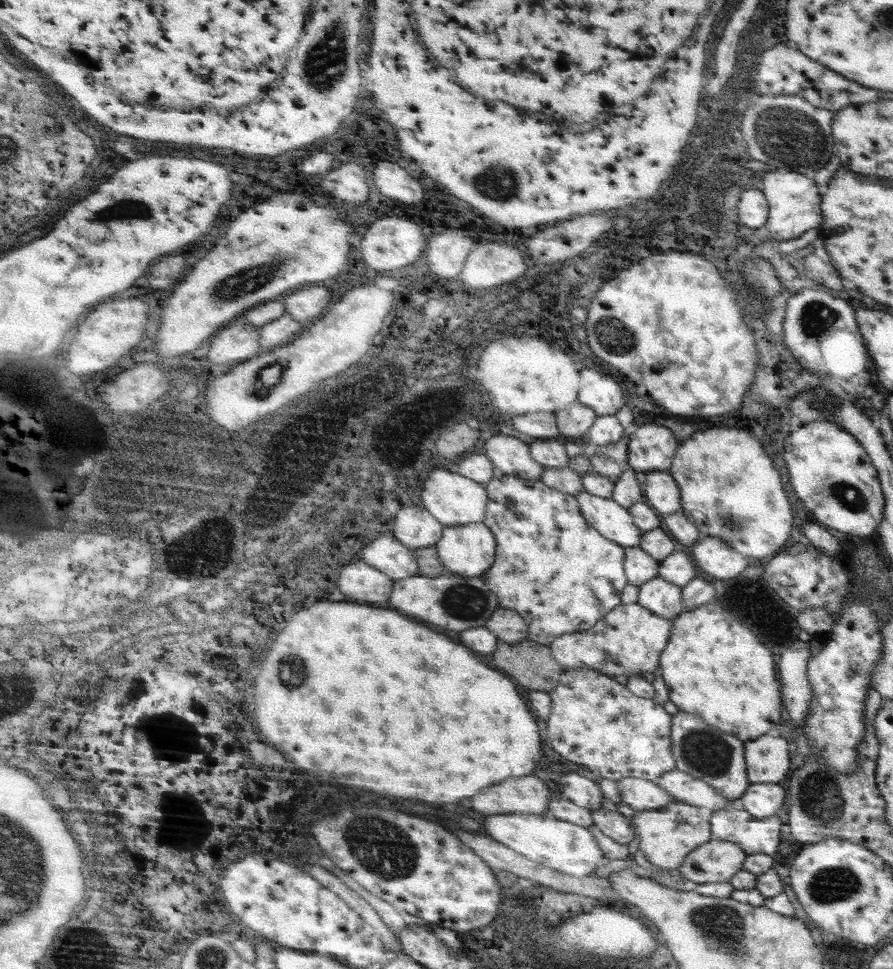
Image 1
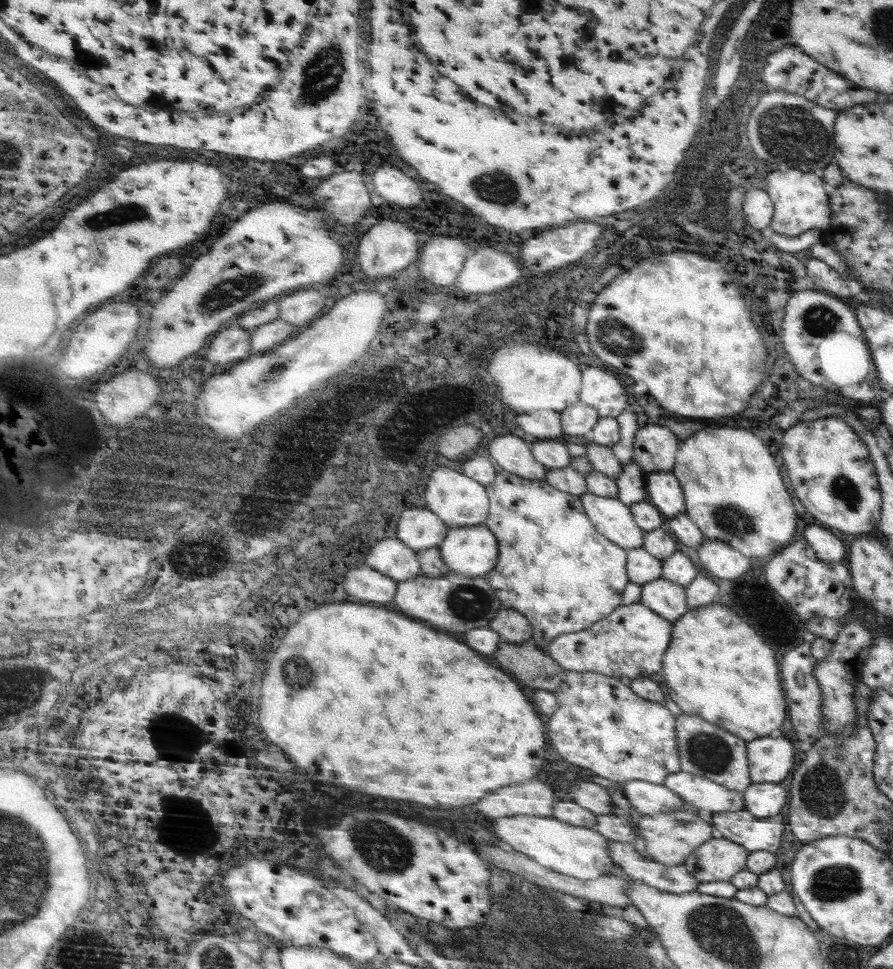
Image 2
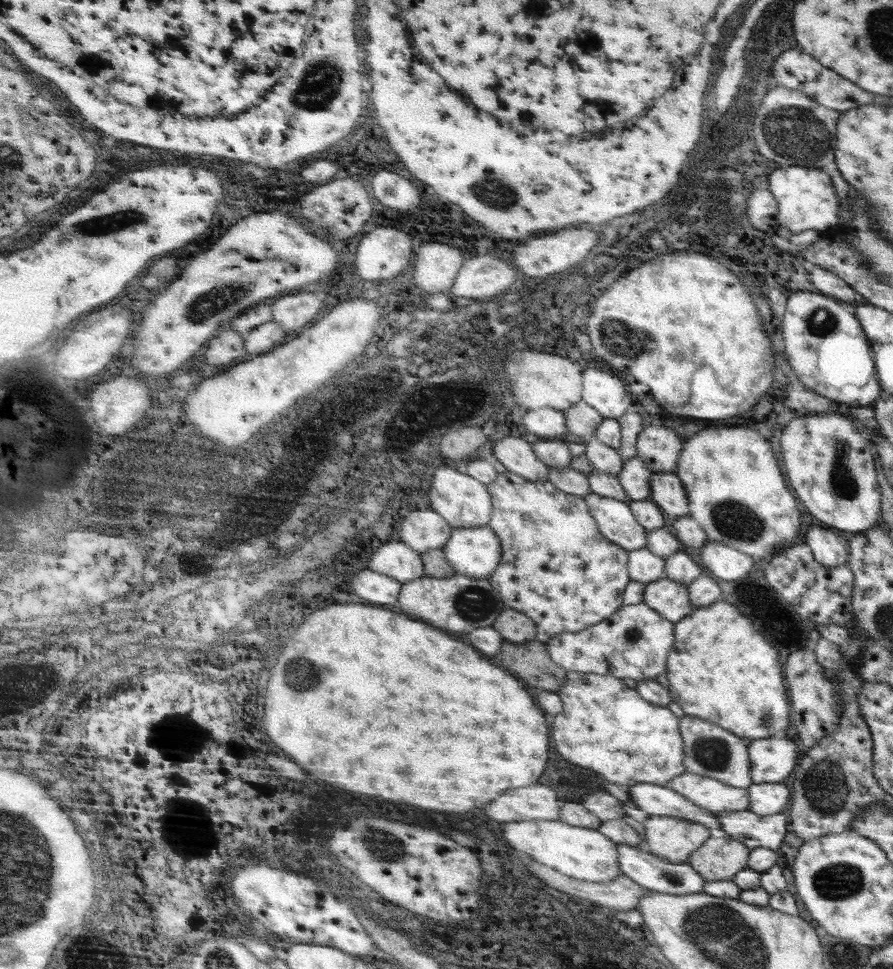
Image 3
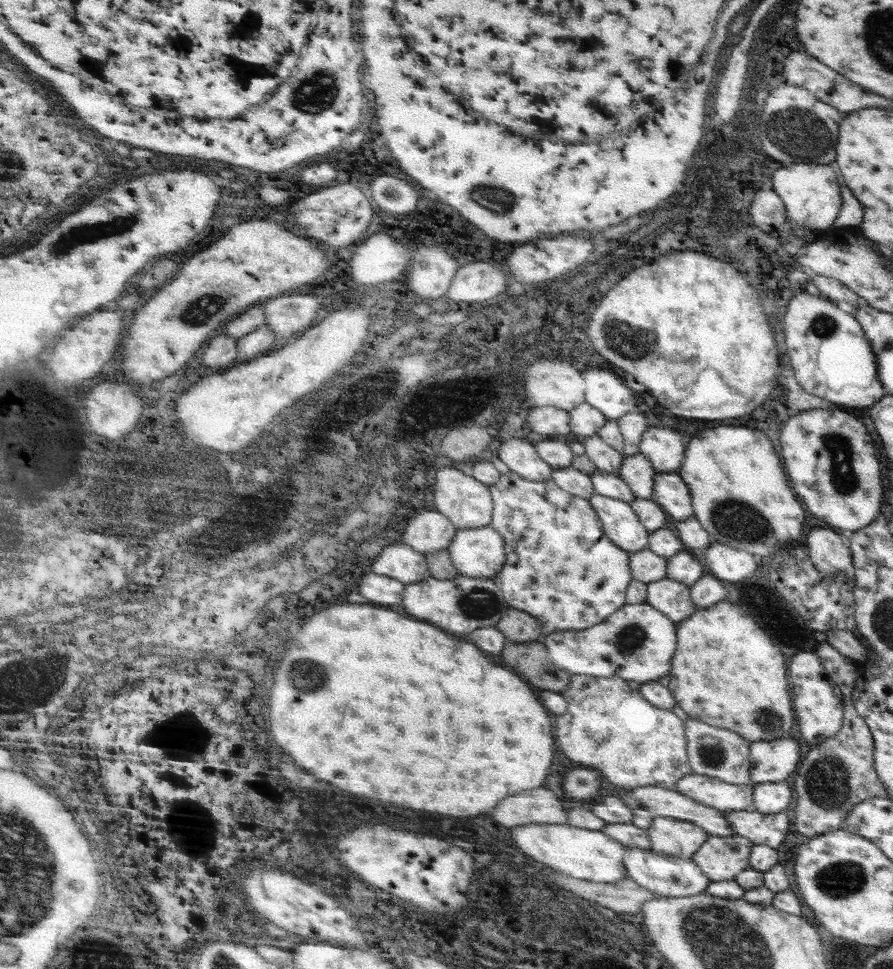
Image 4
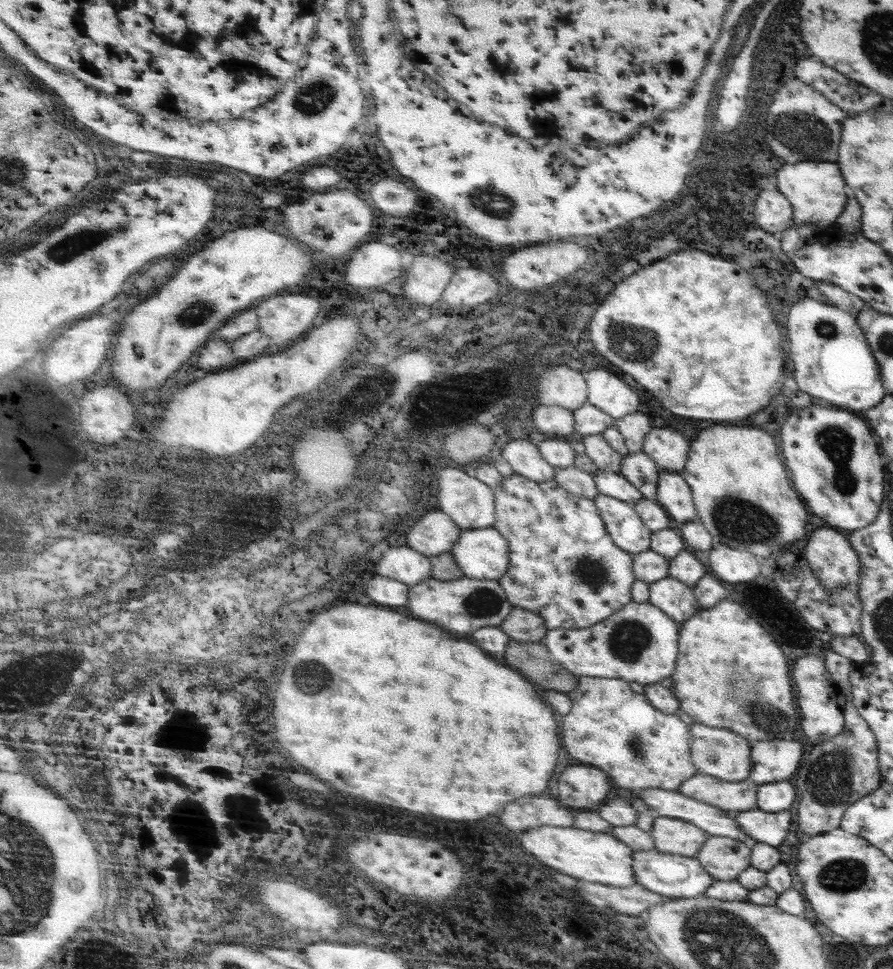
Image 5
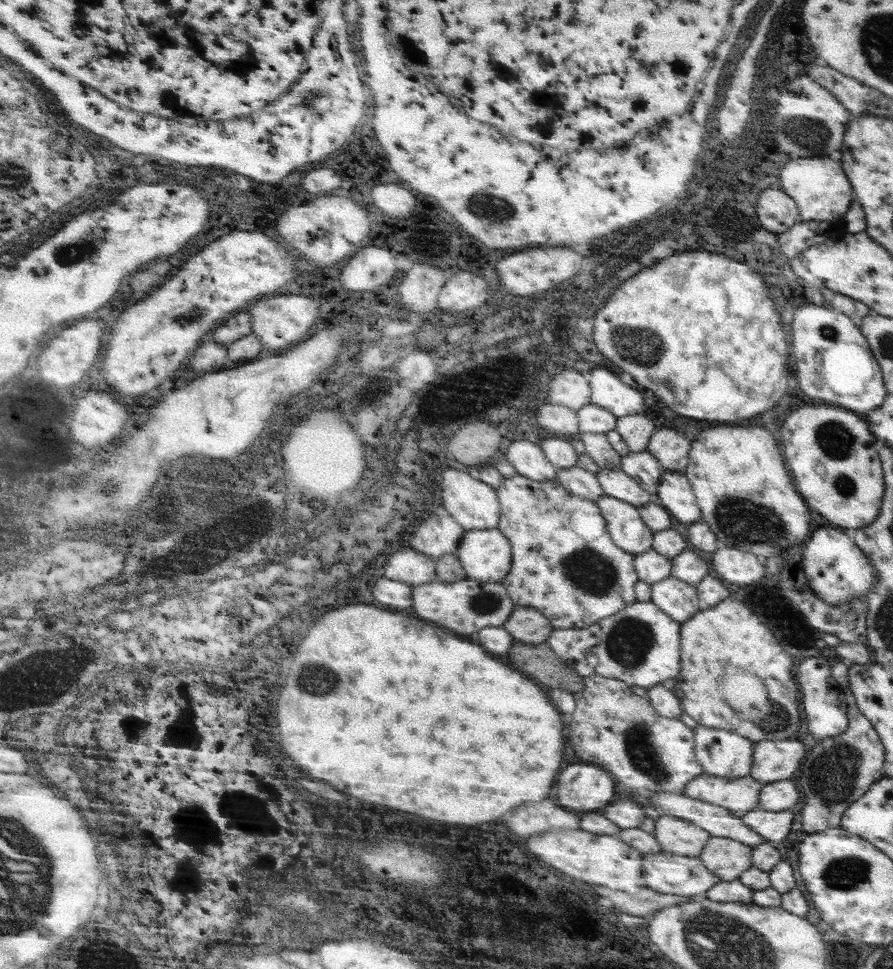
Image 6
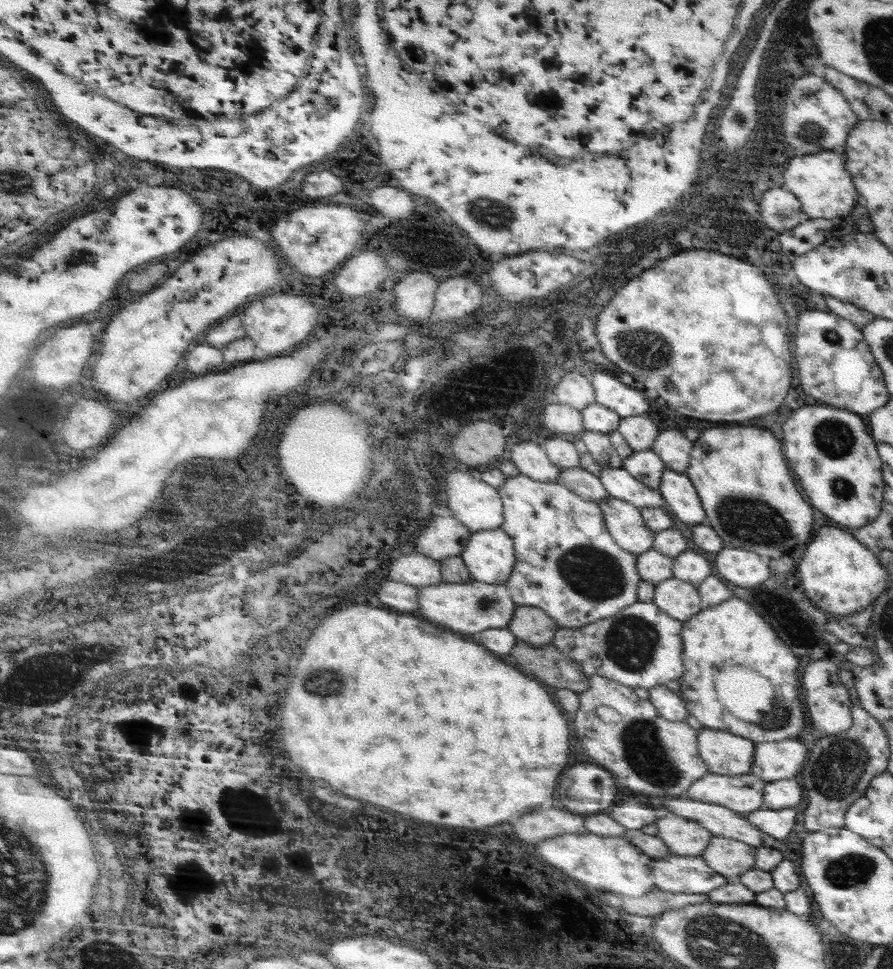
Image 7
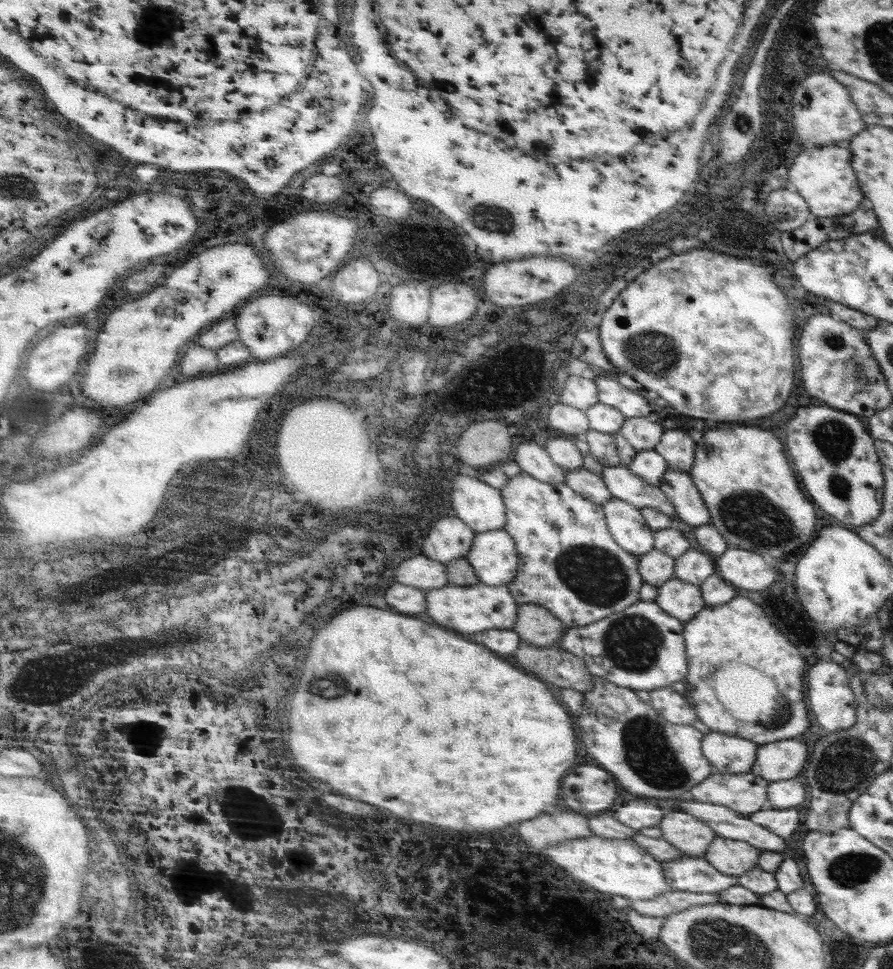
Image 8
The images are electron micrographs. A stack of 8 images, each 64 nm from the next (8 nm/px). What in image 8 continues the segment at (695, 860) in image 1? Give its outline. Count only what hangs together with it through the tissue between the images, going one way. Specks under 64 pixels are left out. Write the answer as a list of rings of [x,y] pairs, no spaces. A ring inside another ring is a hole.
[[[717,836],[701,858],[705,858],[715,870],[737,878],[739,874],[749,872],[757,866],[759,854],[761,852],[749,844]]]

